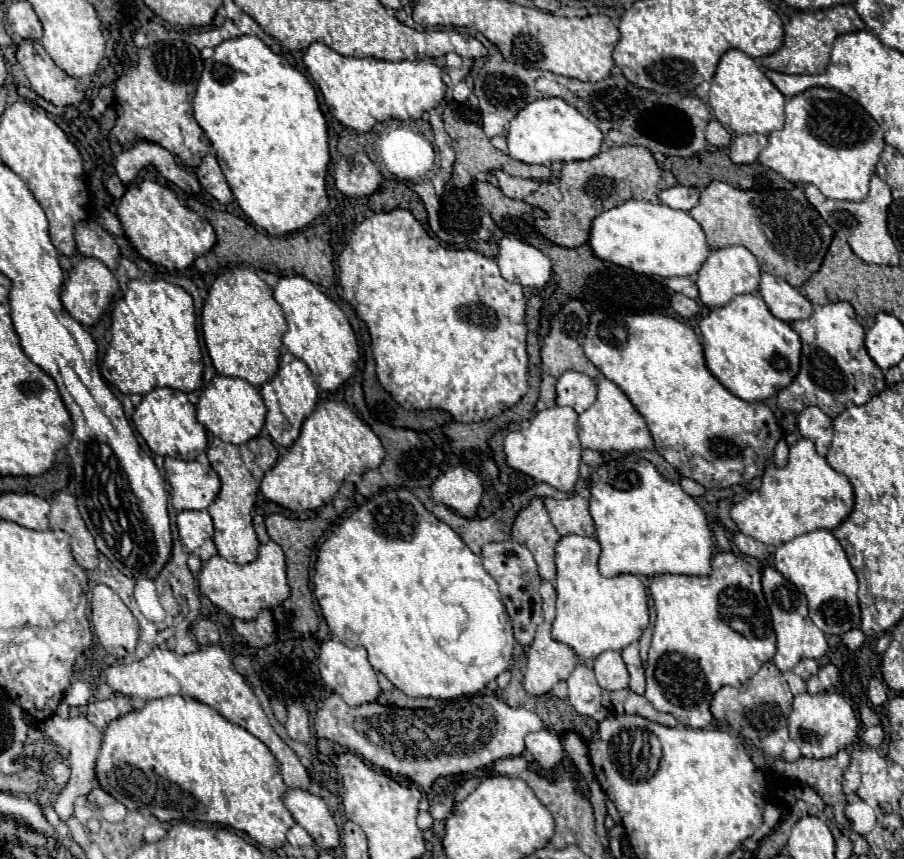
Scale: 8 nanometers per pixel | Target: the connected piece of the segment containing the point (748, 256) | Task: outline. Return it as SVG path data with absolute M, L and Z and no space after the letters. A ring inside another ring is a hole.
M732 245L724 249L714 249L700 271L696 273L696 285L698 285L698 297L700 301L714 309L714 307L724 307L730 303L732 297L742 295L742 293L754 293L760 283L760 267L756 257L742 245Z

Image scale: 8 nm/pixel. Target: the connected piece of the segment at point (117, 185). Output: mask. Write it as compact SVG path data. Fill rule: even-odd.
M112 175L112 177L108 179L106 189L108 189L108 193L110 193L112 197L116 197L116 199L120 199L120 197L124 195L124 191L126 191L126 187L122 185L122 181L120 181L116 175Z

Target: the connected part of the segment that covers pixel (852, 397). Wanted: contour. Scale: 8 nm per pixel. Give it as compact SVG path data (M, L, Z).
M838 301L830 305L816 305L812 317L792 323L792 329L802 339L800 373L792 385L780 389L776 403L780 411L800 413L808 405L816 405L826 415L834 417L846 407L864 405L878 395L886 383L882 369L870 359L864 347L864 327L856 321L850 303Z

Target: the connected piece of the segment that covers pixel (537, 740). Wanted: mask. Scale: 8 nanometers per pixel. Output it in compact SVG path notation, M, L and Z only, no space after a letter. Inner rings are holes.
M546 729L526 735L524 741L526 741L526 749L532 753L532 757L544 769L552 769L556 763L562 763L566 759L560 737Z

